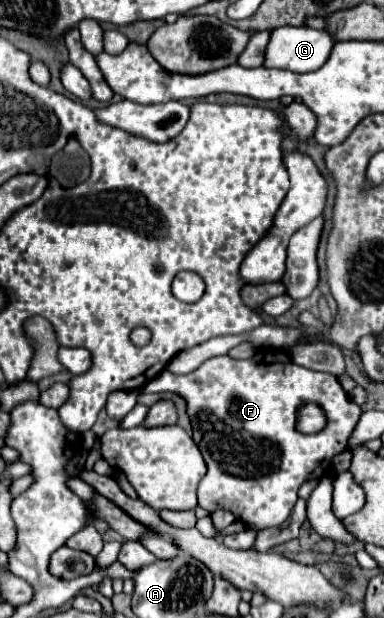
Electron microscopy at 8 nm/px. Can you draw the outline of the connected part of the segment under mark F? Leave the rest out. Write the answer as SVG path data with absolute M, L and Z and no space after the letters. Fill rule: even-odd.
M259 349L255 357L247 361L235 361L229 355L213 357L187 375L173 375L169 371L163 371L155 379L151 379L143 391L177 393L187 403L193 441L197 443L207 463L207 473L197 489L199 507L207 509L209 513L227 509L235 513L241 523L251 525L255 531L267 529L271 525L281 525L289 517L297 501L299 487L311 477L325 475L319 473L325 467L329 473L331 459L337 453L345 451L349 435L353 433L361 417L361 407L349 399L337 377L333 377L331 373L317 373L305 367L297 367L285 351L275 349ZM309 401L319 403L325 409L327 427L313 435L299 435L299 431L295 429L295 411L301 403Z

